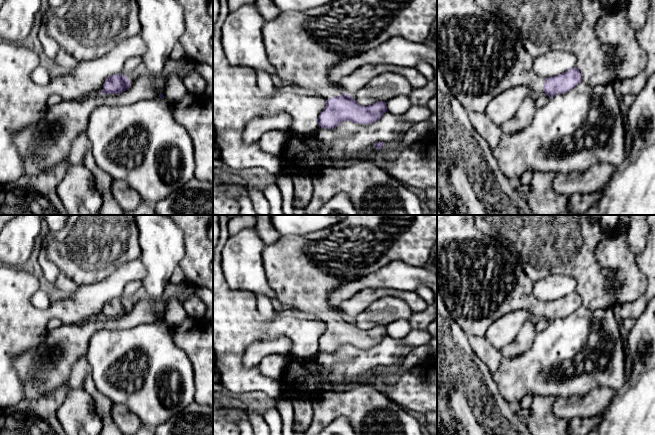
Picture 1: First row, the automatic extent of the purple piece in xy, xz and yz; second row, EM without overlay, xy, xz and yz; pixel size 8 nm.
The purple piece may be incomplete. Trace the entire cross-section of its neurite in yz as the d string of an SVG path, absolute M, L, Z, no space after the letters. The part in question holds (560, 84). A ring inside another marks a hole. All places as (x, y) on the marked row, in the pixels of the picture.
M437 0L437 61L449 89L468 113L485 112L487 105L496 96L517 86L528 87L534 95L544 92L551 98L566 93L582 81L577 67L543 80L534 72L533 60L519 34L506 19L482 9L475 0Z

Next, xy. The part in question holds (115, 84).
M122 74L109 76L103 83L102 94L120 94L130 88L130 81Z

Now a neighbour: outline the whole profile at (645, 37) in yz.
M648 0L646 22L635 32L638 45L647 56L645 69L637 76L629 79L615 80L612 85L617 95L637 95L645 87L650 76L655 72L655 0Z

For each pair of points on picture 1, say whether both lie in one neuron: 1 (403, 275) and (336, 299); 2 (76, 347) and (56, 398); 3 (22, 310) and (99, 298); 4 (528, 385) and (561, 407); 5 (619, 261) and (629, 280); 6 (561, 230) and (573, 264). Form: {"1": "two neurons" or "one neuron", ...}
{"1": "one neuron", "2": "two neurons", "3": "one neuron", "4": "two neurons", "5": "one neuron", "6": "one neuron"}

